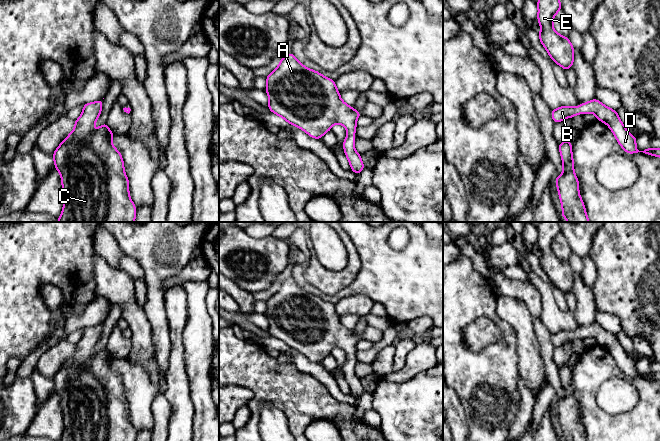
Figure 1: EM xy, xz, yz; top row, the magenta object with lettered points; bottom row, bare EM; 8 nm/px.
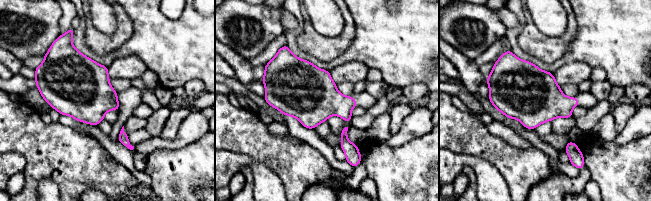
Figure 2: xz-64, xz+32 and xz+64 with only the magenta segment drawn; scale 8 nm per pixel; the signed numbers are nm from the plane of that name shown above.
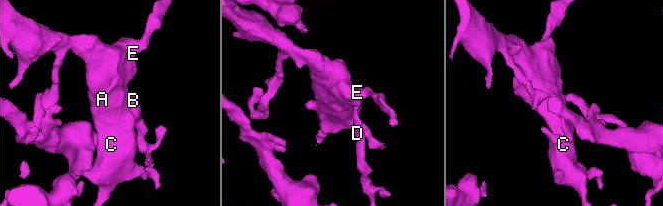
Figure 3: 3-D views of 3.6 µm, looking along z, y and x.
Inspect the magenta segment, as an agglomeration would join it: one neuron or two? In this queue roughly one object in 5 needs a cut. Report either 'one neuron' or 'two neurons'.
one neuron

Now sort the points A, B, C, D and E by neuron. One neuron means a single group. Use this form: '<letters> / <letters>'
A B C D E

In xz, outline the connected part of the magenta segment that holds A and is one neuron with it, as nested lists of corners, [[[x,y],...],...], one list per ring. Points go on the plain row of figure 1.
[[[290,276],[266,301],[266,307],[268,333],[310,361],[321,363],[334,348],[343,349],[348,356],[343,365],[345,379],[353,397],[361,397],[365,390],[354,372],[356,345],[361,336],[340,322],[334,304],[306,292]]]

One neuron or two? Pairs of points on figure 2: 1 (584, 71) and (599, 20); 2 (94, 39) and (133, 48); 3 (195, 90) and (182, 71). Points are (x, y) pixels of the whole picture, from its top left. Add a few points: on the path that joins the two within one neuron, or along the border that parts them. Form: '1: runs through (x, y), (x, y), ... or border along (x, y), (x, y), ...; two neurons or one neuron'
1: border along (563, 64), (583, 61), (592, 67); two neurons
2: border along (133, 24), (132, 34), (120, 46), (101, 54); two neurons
3: border along (204, 82), (198, 79), (191, 79), (182, 85); two neurons

